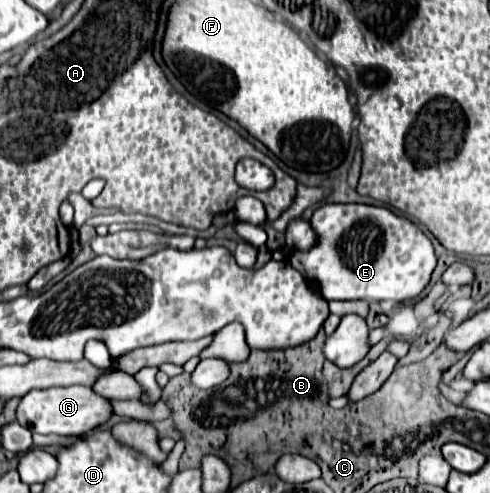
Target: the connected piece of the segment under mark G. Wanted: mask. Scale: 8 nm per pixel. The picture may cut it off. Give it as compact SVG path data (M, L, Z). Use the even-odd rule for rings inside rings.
M67 385L67 387L49 387L49 389L35 389L29 391L19 407L17 407L17 421L27 427L31 433L57 433L57 435L85 435L101 425L105 425L113 417L111 401L93 393L91 387L83 385Z

